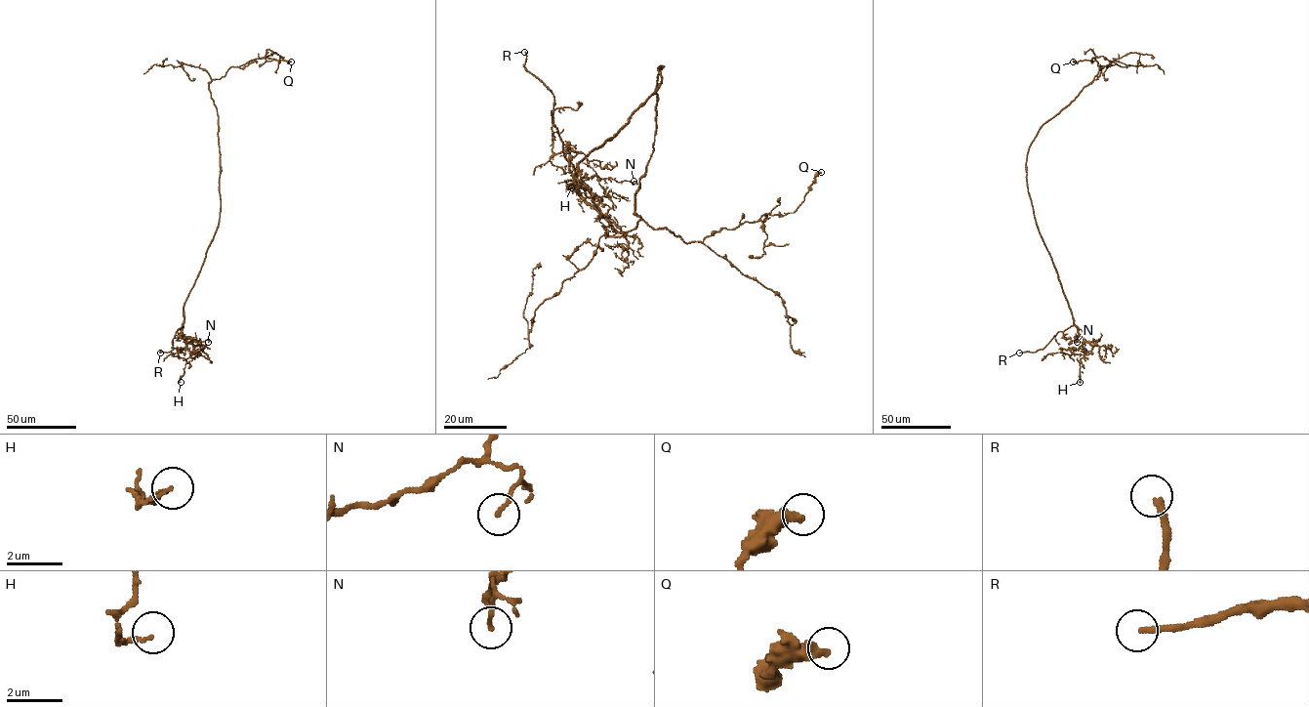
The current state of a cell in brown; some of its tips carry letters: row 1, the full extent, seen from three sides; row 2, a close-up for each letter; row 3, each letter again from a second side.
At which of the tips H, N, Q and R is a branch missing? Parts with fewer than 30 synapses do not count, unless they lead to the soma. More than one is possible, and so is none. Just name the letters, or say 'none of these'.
R

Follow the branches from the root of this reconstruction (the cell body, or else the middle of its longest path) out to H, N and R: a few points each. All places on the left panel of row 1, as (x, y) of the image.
H: (219, 186), (218, 228), (184, 307), (182, 336), (194, 350), (186, 358), (181, 382)
N: (219, 186), (219, 224), (185, 302), (180, 336), (190, 337), (198, 342), (208, 340), (208, 342)
R: (219, 186), (219, 224), (185, 302), (184, 324), (172, 341), (173, 349), (160, 353)

